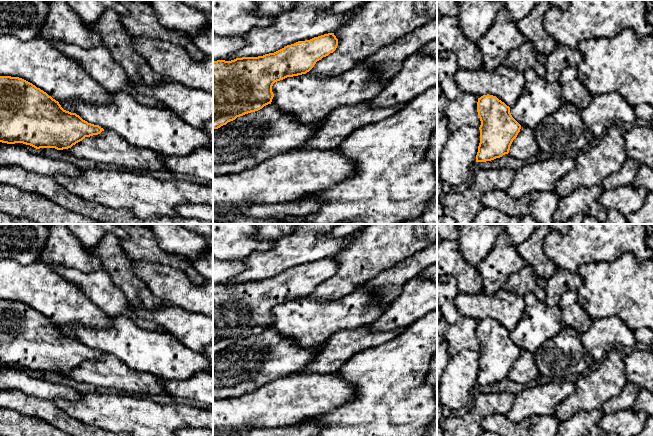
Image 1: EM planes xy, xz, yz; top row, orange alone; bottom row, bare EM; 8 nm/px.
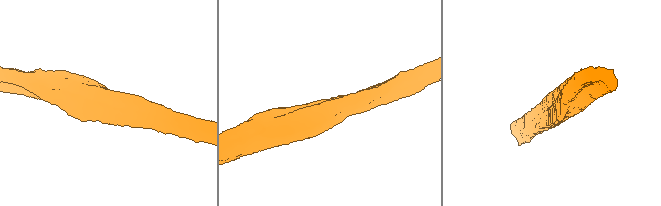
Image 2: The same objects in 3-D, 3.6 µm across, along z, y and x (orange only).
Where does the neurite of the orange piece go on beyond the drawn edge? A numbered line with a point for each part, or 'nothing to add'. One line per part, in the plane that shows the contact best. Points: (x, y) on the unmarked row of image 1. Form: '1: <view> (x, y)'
nothing to add

